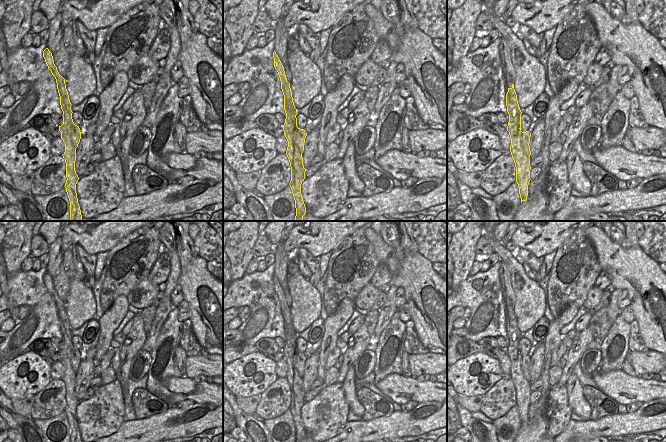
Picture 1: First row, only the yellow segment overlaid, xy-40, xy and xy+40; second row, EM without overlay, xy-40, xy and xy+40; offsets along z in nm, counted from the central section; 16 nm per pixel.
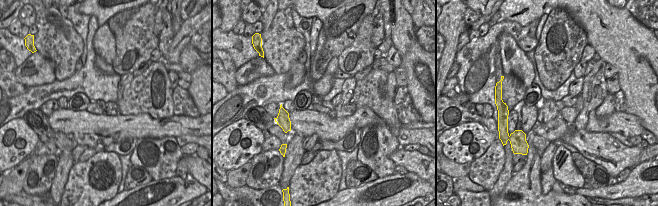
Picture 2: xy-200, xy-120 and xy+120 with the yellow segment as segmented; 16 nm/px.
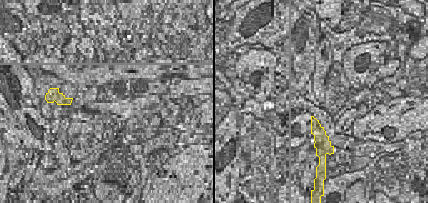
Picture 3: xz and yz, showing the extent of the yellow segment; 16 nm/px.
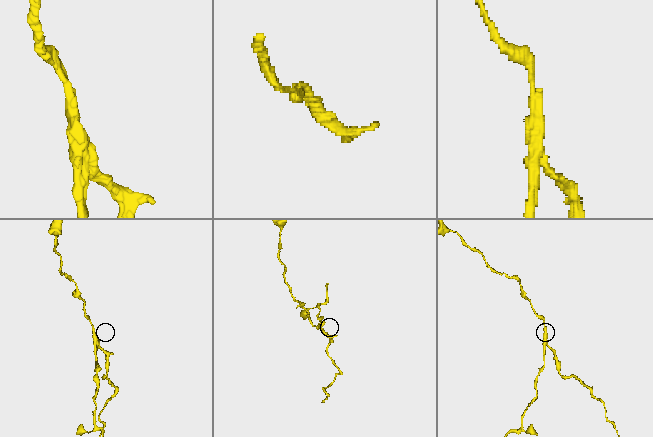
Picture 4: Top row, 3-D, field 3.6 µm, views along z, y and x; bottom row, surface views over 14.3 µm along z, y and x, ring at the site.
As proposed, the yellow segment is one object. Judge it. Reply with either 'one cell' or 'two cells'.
two cells

